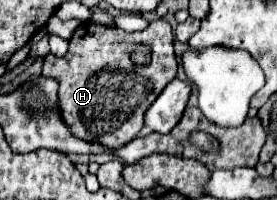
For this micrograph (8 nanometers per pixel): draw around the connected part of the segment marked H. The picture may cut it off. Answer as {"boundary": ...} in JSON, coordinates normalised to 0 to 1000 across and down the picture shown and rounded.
{"boundary":[[[599,95],[542,105],[527,145],[491,165],[296,115],[253,195],[245,265],[231,285],[181,265],[152,325],[152,375],[209,405],[217,585],[253,665],[390,745],[433,745],[505,665],[520,565],[635,365],[628,175]]]}

